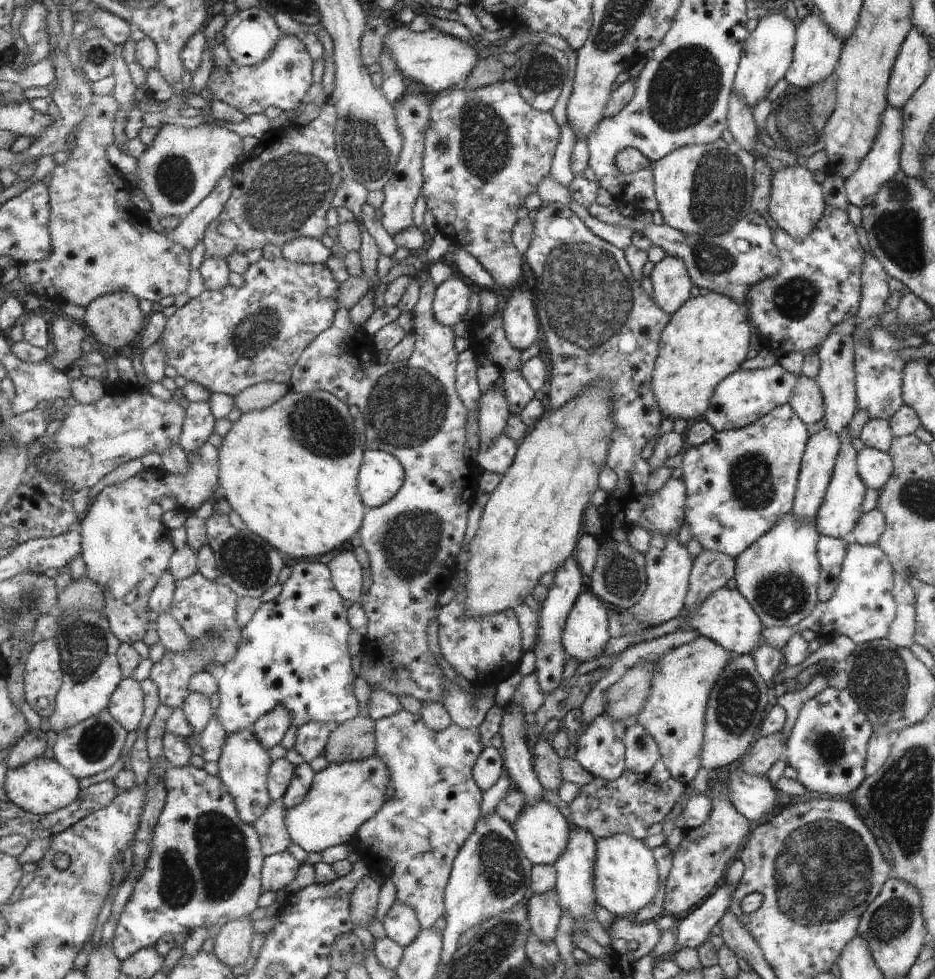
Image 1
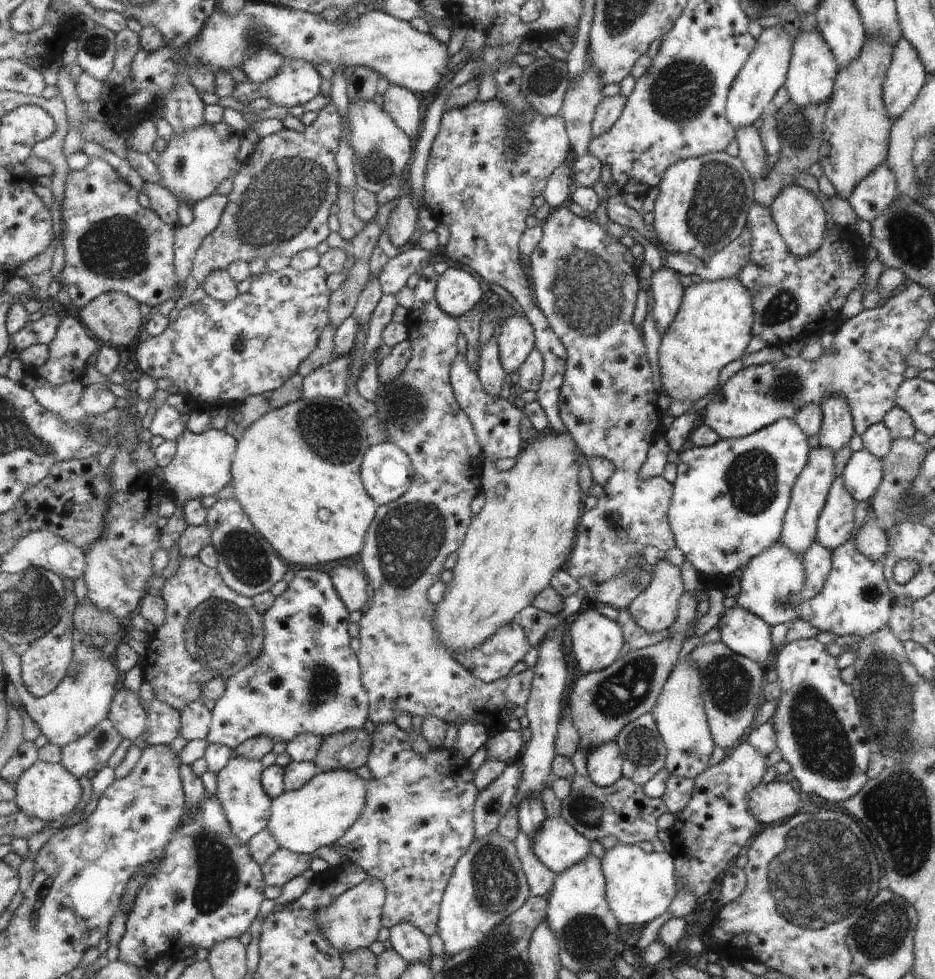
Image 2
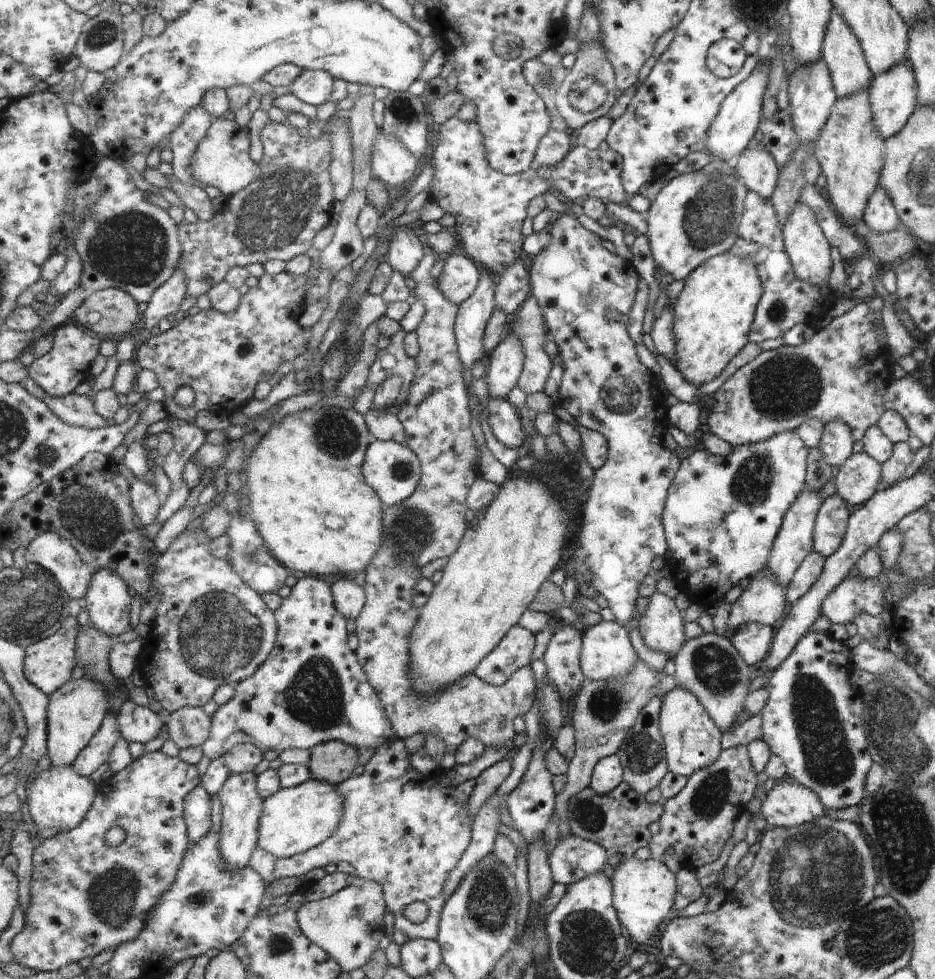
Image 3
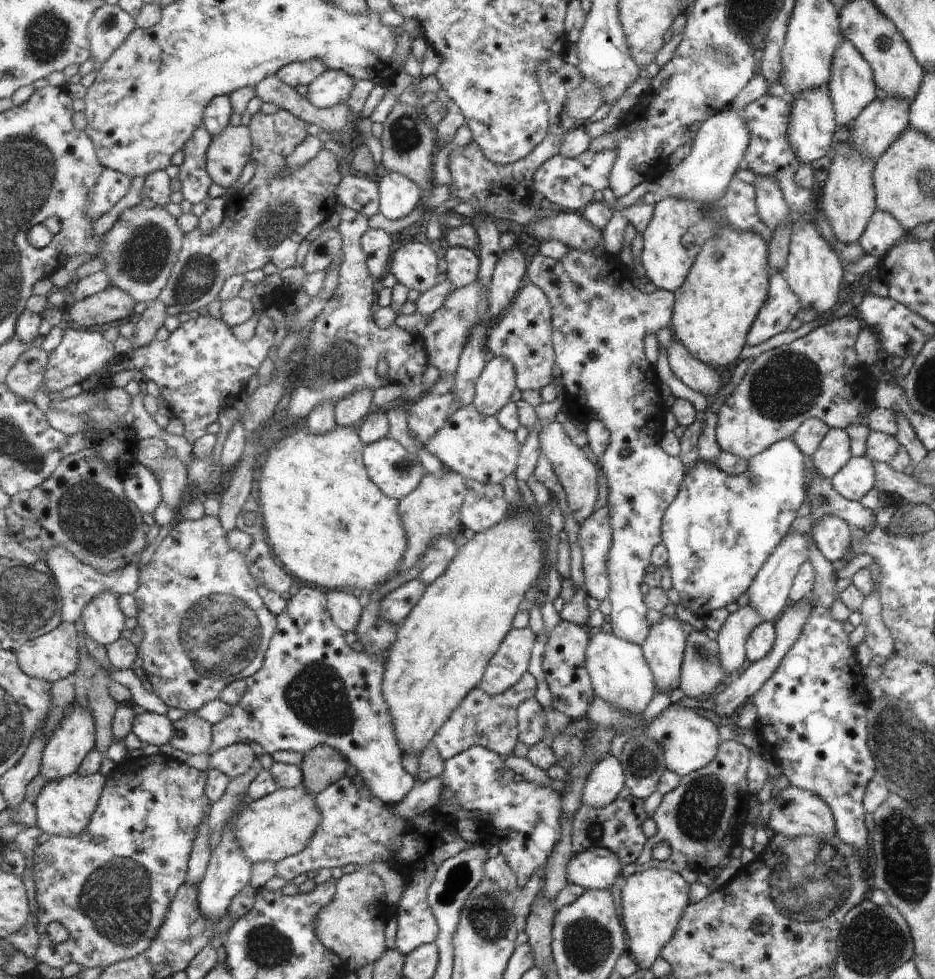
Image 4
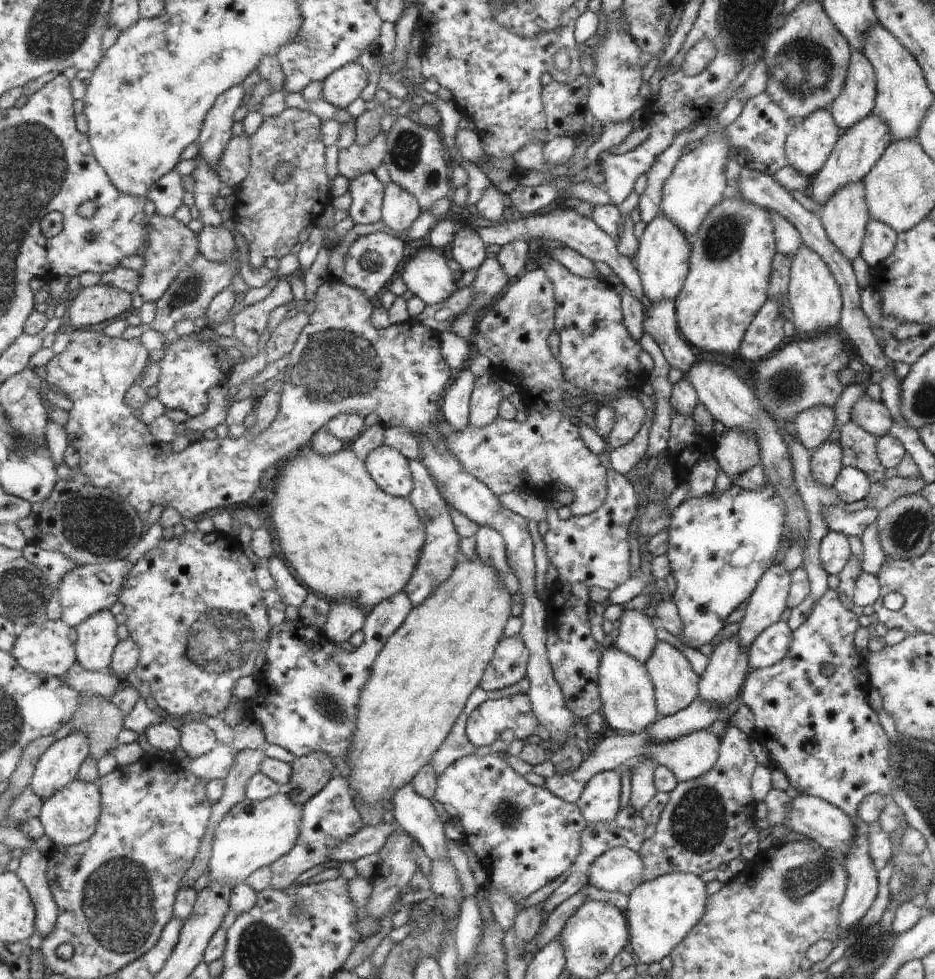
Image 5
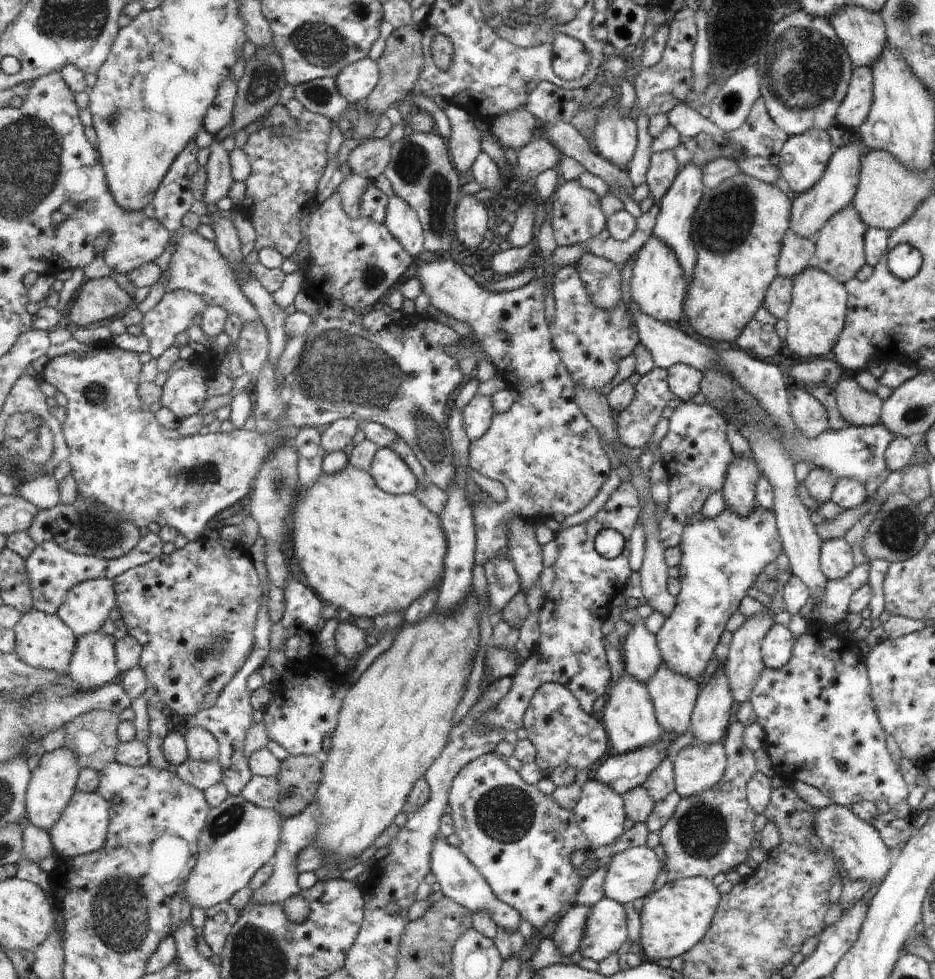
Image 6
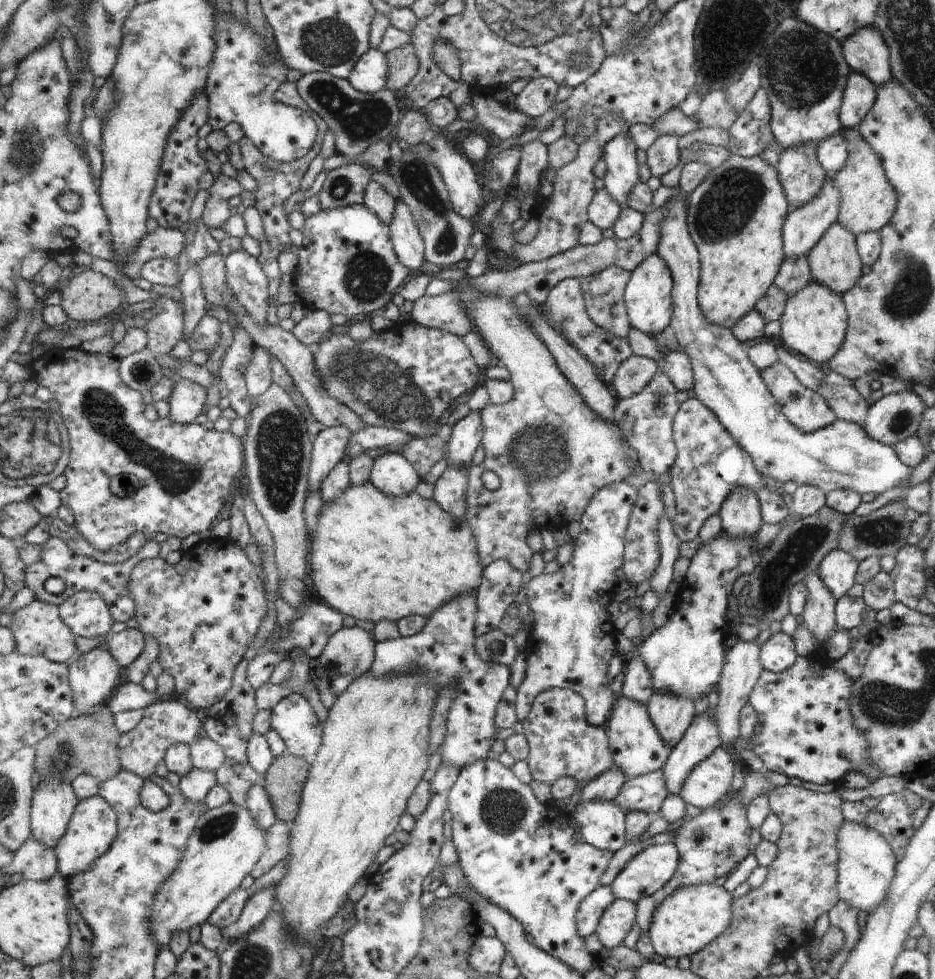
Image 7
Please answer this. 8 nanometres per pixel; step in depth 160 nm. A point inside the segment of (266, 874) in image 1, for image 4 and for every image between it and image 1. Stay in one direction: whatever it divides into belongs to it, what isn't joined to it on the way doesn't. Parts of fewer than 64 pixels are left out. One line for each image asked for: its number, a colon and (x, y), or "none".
2: (284, 865)
3: (406, 830)
4: (358, 827)

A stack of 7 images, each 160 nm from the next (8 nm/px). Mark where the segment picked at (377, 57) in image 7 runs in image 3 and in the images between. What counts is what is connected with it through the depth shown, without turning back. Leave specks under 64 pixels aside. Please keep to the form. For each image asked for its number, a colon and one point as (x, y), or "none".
3: (314, 87)
4: (333, 87)
5: (345, 85)
6: (356, 82)

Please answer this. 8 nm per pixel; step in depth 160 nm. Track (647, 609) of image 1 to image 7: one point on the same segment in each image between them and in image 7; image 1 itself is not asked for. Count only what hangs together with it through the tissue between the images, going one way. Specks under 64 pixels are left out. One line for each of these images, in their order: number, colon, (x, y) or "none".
2: (657, 607)
3: (661, 626)
4: (665, 648)
5: (677, 684)
6: (674, 695)
7: (672, 714)

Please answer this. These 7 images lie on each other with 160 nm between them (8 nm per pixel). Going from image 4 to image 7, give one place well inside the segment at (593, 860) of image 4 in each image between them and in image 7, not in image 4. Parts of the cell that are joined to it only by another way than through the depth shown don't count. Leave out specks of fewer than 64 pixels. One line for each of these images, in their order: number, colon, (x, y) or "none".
5: (621, 869)
6: (631, 875)
7: (655, 866)

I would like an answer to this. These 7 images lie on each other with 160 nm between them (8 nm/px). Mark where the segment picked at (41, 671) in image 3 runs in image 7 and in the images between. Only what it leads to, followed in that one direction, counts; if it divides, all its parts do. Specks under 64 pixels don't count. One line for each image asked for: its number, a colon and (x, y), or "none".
4: (53, 656)
5: (49, 647)
6: (44, 641)
7: (38, 628)

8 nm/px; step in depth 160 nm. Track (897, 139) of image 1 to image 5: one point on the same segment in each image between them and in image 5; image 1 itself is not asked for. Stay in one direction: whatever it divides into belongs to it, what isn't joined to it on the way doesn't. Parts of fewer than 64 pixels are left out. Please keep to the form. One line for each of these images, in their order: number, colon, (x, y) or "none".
2: (868, 199)
3: (879, 215)
4: (882, 231)
5: (878, 240)

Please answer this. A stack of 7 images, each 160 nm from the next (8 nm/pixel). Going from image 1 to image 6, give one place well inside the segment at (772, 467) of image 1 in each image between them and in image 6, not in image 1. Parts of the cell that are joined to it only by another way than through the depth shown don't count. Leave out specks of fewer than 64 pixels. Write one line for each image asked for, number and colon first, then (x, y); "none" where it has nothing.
2: (730, 497)
3: (723, 512)
4: (719, 531)
5: (720, 544)
6: (722, 556)

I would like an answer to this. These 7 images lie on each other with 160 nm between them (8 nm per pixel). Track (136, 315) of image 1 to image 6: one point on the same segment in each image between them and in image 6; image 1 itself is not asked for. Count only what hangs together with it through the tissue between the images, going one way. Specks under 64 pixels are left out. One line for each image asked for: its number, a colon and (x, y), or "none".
2: (114, 317)
3: (119, 313)
4: (113, 304)
5: (99, 303)
6: (99, 299)

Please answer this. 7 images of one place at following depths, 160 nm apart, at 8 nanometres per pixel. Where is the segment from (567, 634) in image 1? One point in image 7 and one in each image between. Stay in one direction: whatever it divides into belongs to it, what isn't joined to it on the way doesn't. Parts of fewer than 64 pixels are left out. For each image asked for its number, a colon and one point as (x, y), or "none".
2: (596, 641)
3: (608, 653)
4: (621, 674)
5: (628, 693)
6: (629, 715)
7: (638, 748)

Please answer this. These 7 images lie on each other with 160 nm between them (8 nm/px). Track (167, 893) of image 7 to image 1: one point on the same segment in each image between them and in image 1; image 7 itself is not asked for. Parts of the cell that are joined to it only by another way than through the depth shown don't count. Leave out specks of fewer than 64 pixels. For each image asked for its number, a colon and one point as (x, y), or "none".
1: (345, 796)
2: (318, 815)
3: (296, 819)
4: (282, 824)
5: (255, 834)
6: (239, 837)

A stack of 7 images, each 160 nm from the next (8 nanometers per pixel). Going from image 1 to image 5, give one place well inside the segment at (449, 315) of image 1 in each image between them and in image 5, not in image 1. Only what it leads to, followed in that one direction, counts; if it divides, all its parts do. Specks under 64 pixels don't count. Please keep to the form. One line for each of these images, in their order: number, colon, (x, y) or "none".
2: (459, 290)
3: (460, 277)
4: (463, 269)
5: (468, 249)

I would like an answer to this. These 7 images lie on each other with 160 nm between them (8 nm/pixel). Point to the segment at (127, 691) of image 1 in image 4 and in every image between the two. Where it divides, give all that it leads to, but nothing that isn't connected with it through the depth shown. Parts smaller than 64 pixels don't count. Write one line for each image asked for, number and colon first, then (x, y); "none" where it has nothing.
2: (127, 714)
3: (138, 724)
4: (155, 729)

